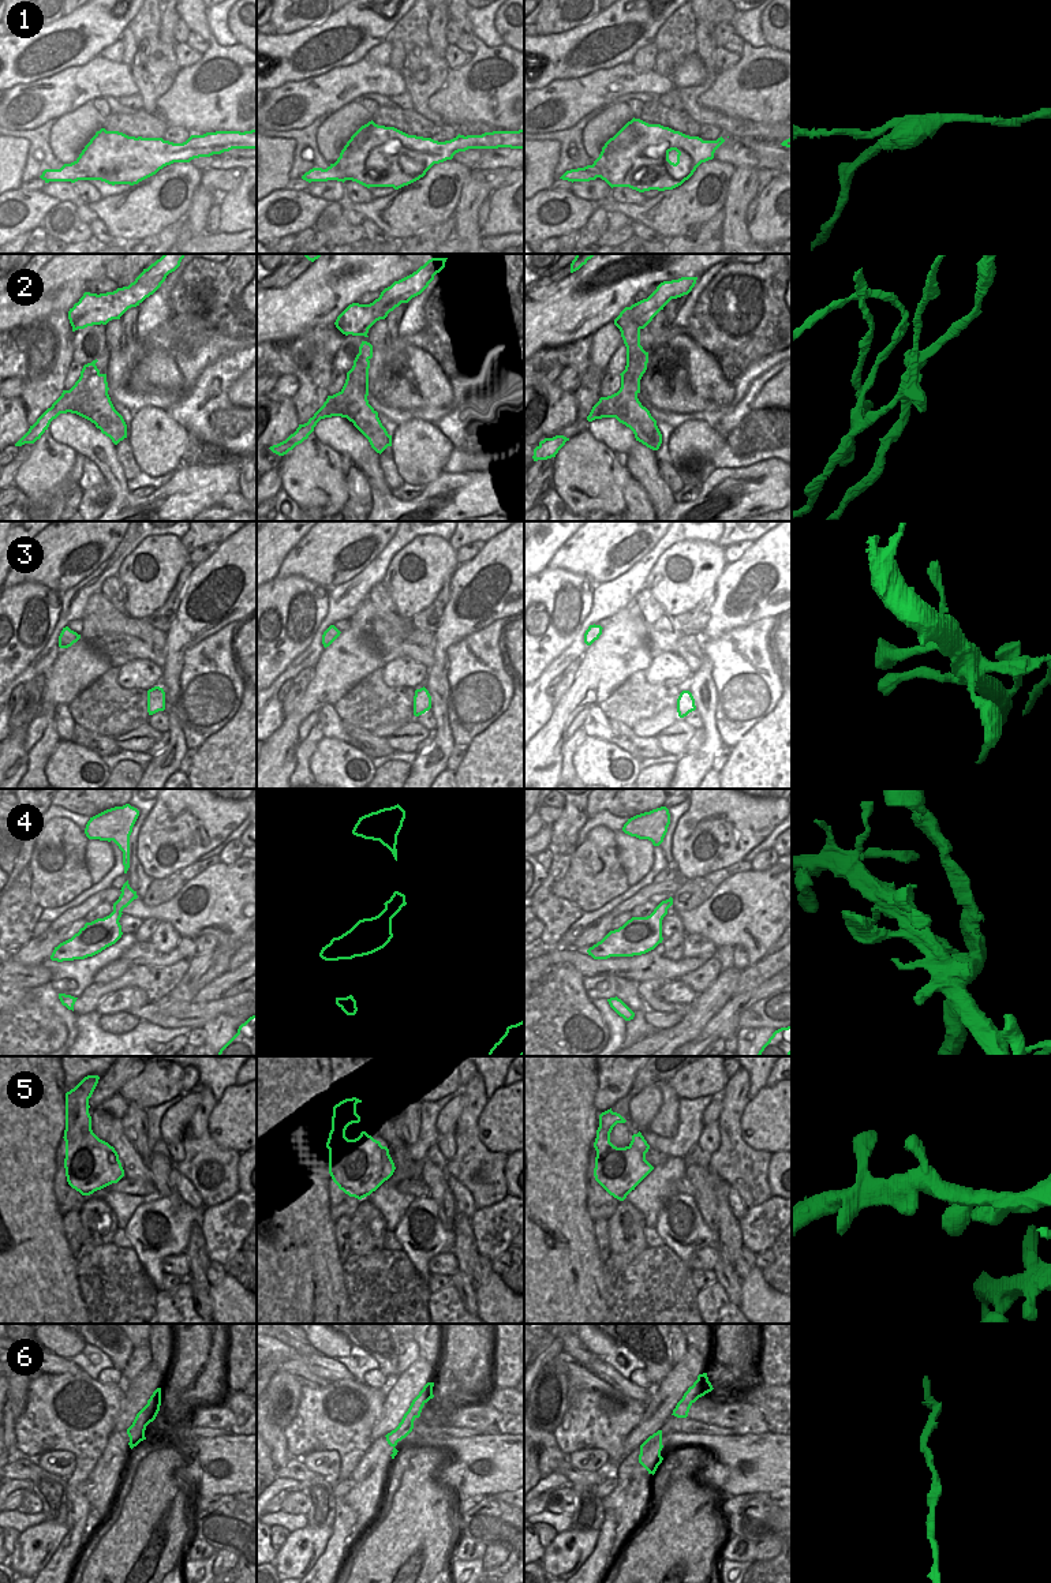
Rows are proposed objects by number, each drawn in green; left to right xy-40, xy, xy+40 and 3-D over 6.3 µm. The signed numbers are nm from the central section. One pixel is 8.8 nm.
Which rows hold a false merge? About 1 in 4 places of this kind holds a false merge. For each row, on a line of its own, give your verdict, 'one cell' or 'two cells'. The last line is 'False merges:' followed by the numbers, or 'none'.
1: two cells
2: two cells
3: one cell
4: two cells
5: one cell
6: one cell
False merges: 1, 2, 4

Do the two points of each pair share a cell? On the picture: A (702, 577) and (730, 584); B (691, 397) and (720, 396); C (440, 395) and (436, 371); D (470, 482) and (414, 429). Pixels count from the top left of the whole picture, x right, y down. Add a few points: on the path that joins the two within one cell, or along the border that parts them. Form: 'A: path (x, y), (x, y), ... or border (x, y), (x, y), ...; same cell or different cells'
A: border (728, 564), (714, 591); different cells
B: path (698, 396), (713, 396); same cell
C: path (438, 389), (436, 386), (436, 377); same cell
D: border (442, 470), (427, 485); different cells

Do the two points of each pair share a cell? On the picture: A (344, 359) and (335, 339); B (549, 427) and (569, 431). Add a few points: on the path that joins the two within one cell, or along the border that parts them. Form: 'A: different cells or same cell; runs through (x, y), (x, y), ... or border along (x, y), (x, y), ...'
A: different cells; border along (346, 336), (340, 348), (333, 355)
B: different cells; border along (576, 419), (557, 434)

